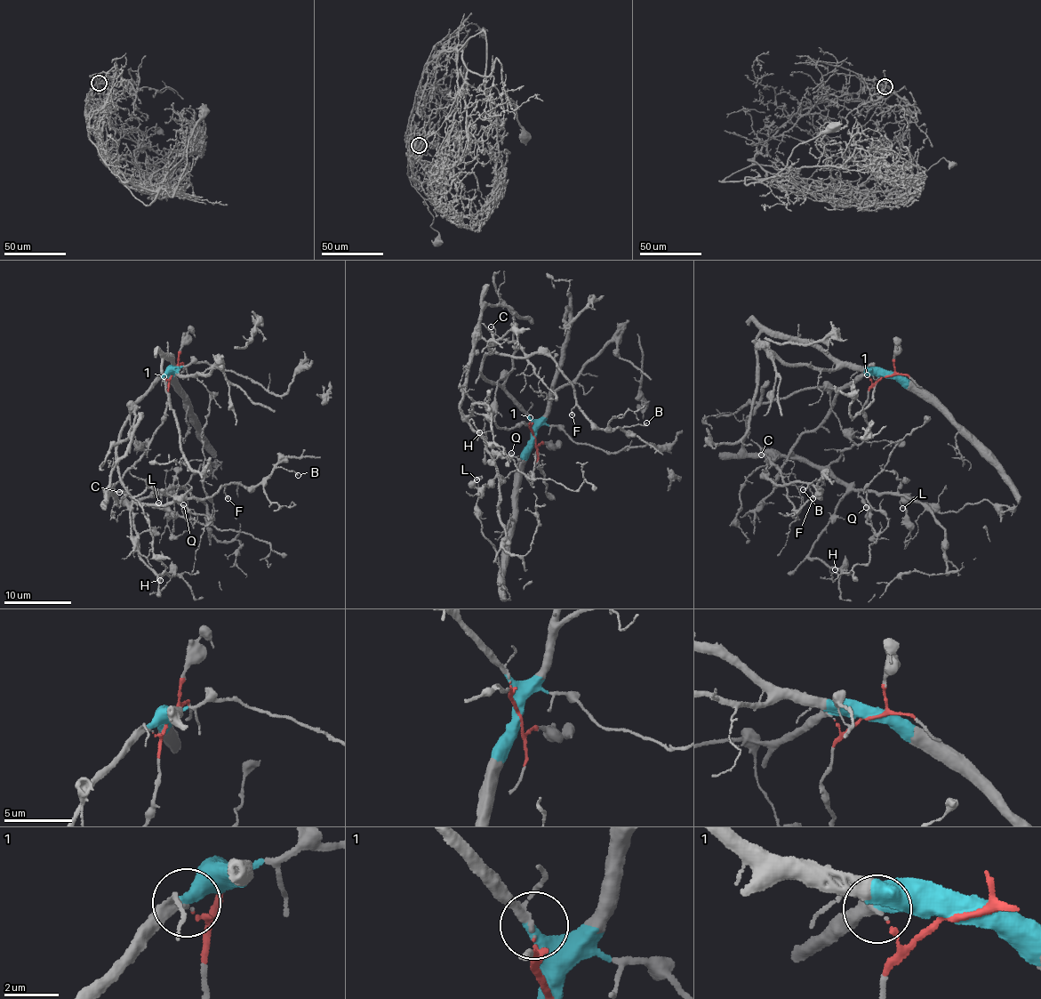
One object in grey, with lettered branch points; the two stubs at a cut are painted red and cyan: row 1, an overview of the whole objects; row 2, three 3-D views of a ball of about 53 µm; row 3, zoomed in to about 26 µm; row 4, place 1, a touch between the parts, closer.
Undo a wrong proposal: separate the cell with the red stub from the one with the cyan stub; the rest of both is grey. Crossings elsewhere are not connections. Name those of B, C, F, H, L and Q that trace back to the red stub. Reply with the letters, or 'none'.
C, H, L, Q

